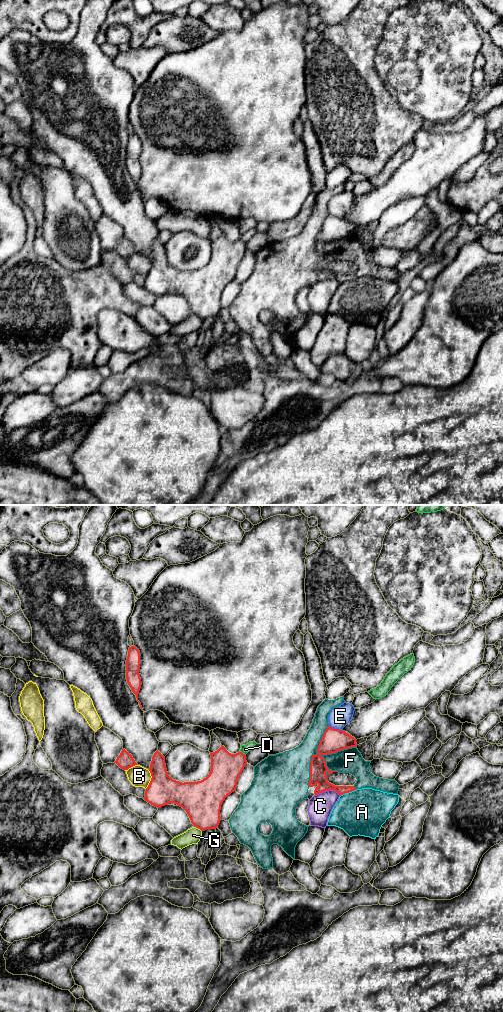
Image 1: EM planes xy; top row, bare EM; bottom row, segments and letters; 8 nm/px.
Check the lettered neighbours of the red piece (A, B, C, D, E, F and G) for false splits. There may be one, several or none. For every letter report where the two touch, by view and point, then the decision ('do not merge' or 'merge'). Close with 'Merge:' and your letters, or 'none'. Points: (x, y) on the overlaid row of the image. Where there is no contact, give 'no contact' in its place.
A: meets red in xy at (348, 792); do not merge
B: meets red in xy at (151, 779); do not merge
C: meets red in xy at (328, 790); do not merge
D: meets red in xy at (242, 753); do not merge
E: meets red in xy at (336, 729); do not merge
F: meets red in xy at (330, 753); do not merge
G: meets red in xy at (198, 828); do not merge
Merge: none

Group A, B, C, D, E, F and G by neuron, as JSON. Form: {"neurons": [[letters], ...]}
{"neurons": [["A"], ["B"], ["C"], ["D"], ["E"], ["F"], ["G"]]}

